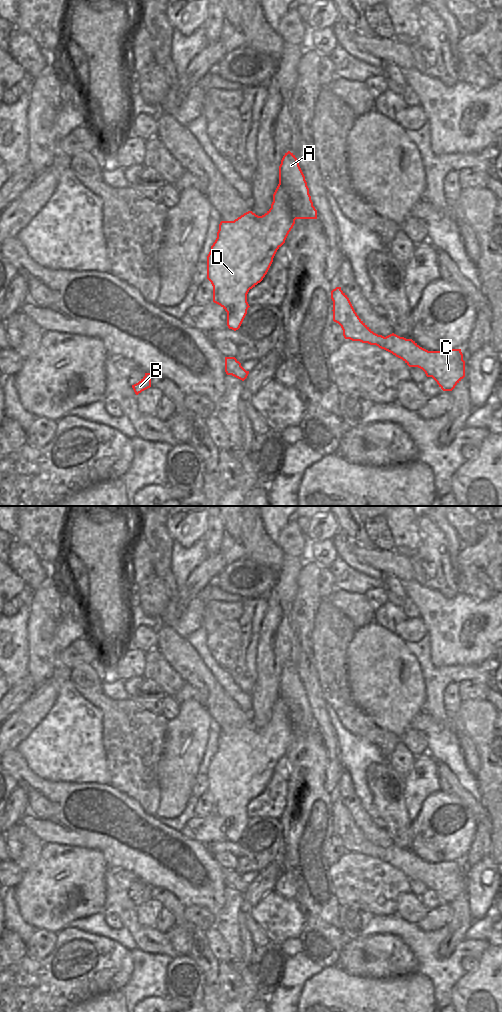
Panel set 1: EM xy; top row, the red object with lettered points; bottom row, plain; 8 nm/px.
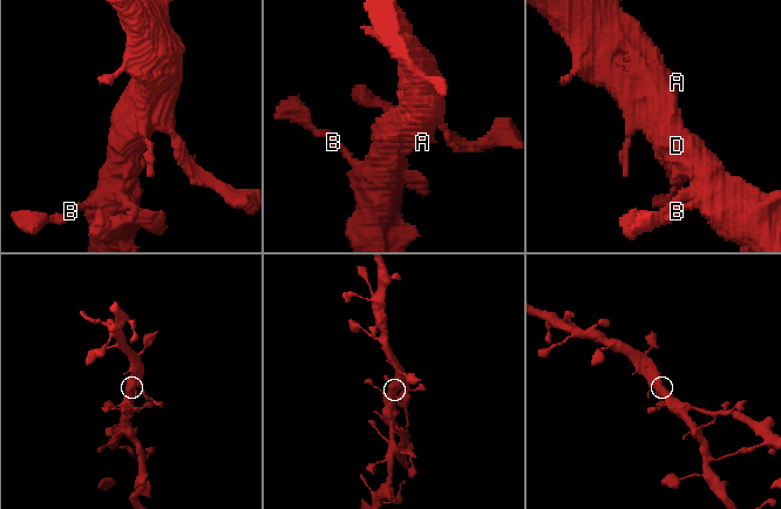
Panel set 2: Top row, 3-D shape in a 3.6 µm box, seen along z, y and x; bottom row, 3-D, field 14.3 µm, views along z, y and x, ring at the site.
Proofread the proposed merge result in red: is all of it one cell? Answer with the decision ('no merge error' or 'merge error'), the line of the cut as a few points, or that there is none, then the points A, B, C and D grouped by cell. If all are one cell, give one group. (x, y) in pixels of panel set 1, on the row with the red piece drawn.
no merge error | no cut | A B C D

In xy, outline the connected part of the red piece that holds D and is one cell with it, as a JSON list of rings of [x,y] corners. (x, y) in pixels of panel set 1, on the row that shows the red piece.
[[[285,153],[279,166],[279,184],[271,208],[262,216],[248,211],[234,221],[221,221],[217,238],[207,256],[207,279],[213,286],[213,302],[227,312],[227,326],[238,330],[250,307],[247,294],[267,274],[277,250],[293,228],[296,219],[317,219],[305,176],[295,155]]]

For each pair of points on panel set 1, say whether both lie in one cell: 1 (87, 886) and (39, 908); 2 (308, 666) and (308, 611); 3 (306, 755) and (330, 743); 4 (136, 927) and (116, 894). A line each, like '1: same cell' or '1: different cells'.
1: same cell
2: same cell
3: different cells
4: same cell

